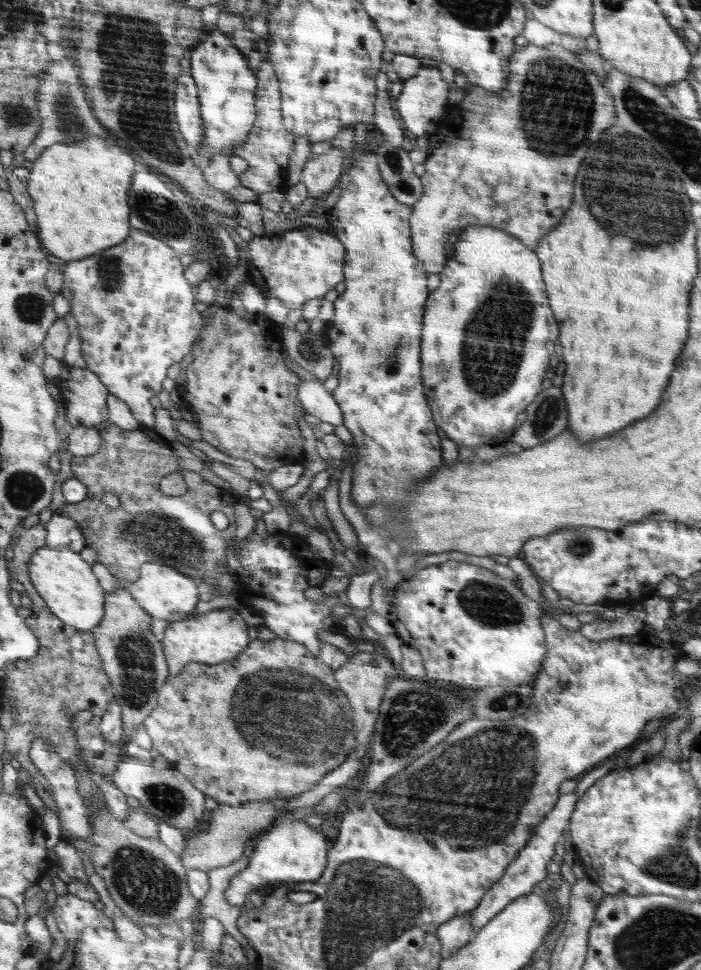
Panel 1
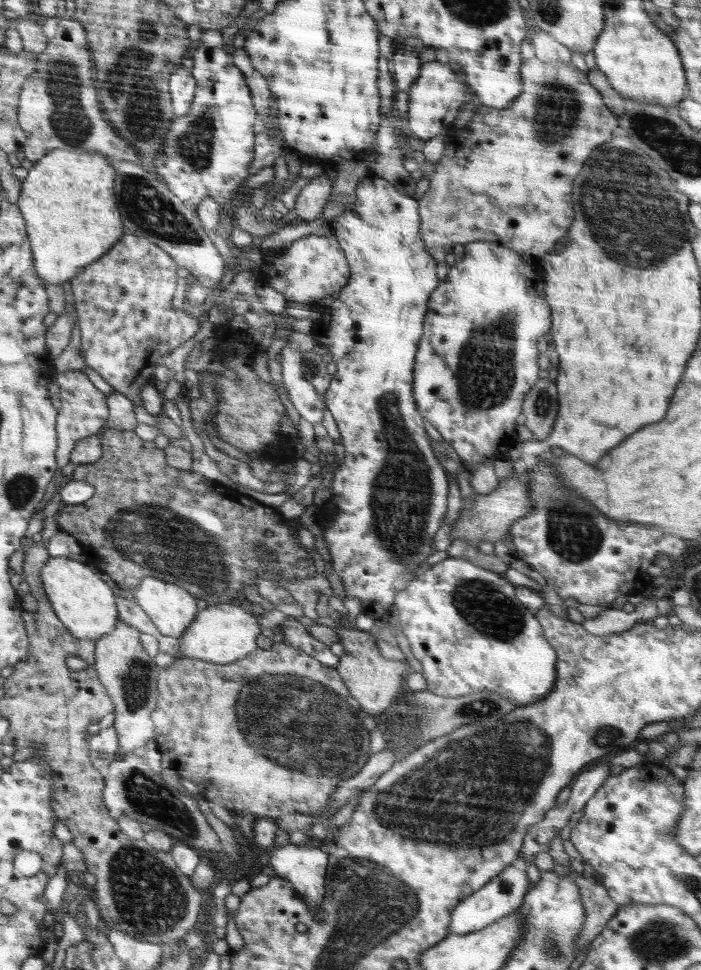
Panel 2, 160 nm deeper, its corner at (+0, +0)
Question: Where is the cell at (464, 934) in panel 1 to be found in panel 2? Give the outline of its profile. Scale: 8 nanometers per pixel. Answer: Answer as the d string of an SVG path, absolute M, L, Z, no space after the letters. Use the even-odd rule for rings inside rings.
M520 858L510 863L498 876L495 876L482 888L475 890L470 896L467 896L452 911L451 920L449 921L450 935L465 935L473 933L489 924L508 916L522 906L525 894L529 890L529 878L525 869L525 861Z

